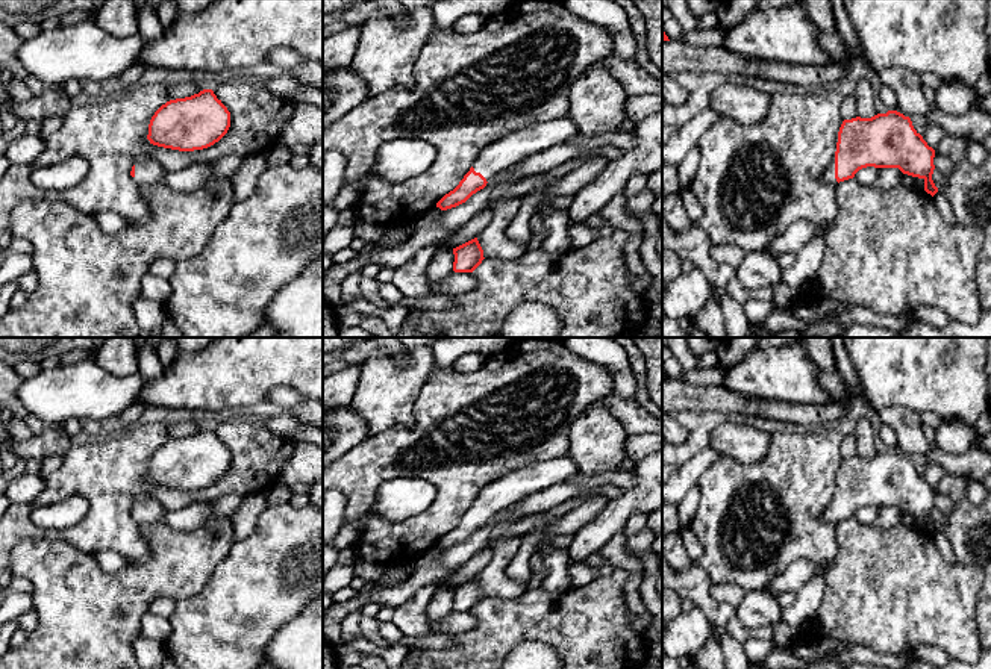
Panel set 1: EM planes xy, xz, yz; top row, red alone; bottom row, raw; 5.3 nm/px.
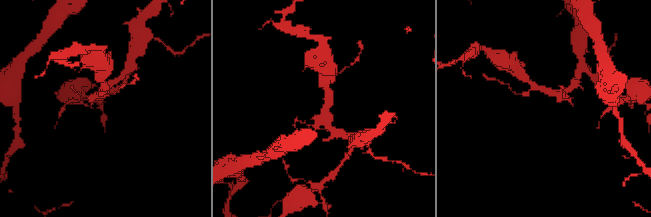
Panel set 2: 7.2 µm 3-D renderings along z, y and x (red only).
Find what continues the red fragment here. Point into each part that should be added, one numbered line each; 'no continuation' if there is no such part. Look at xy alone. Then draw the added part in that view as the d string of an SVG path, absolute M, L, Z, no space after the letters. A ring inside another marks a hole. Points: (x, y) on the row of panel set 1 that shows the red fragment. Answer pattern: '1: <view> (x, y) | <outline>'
1: xy (147, 171) | M139 157L135 162L135 177L138 185L162 185L168 171L152 157Z

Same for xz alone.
1: xz (520, 144) | M568 118L515 130L488 145L476 159L473 168L489 182L523 159L549 147L568 142L576 136L577 129Z

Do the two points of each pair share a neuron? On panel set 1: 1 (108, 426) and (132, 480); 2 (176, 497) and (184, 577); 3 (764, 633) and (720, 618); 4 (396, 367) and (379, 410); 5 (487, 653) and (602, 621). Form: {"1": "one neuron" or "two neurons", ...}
{"1": "two neurons", "2": "two neurons", "3": "two neurons", "4": "one neuron", "5": "one neuron"}

